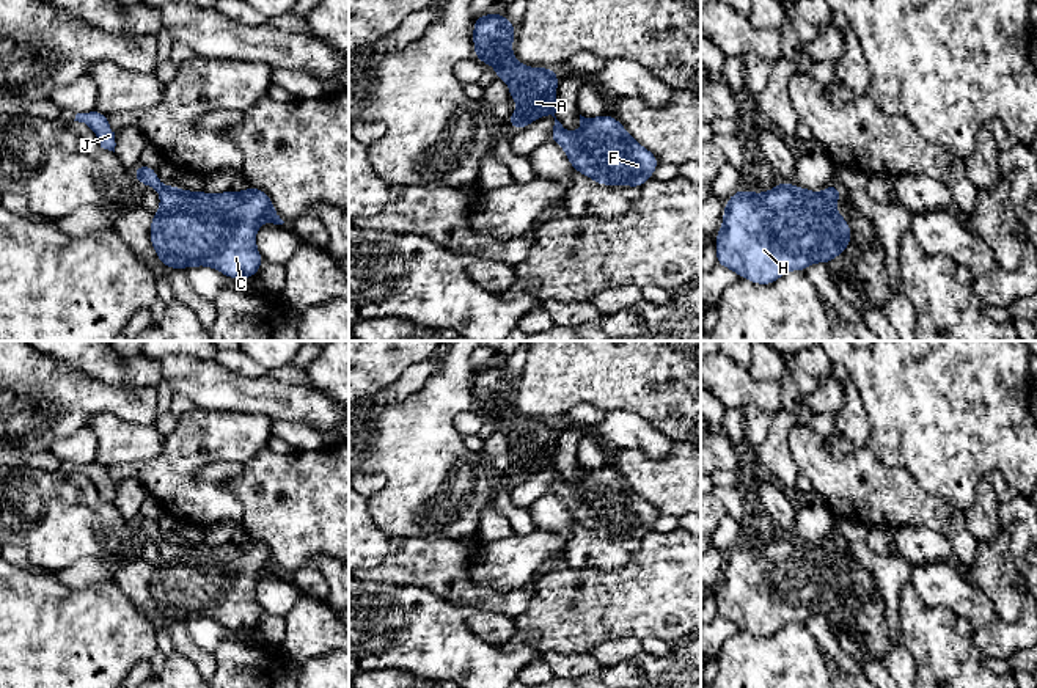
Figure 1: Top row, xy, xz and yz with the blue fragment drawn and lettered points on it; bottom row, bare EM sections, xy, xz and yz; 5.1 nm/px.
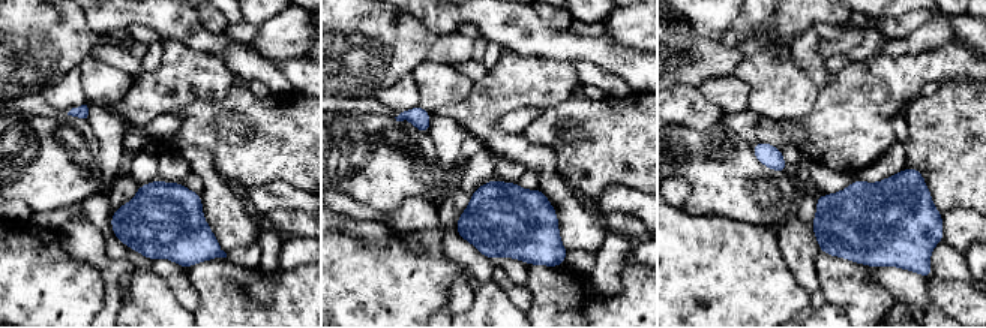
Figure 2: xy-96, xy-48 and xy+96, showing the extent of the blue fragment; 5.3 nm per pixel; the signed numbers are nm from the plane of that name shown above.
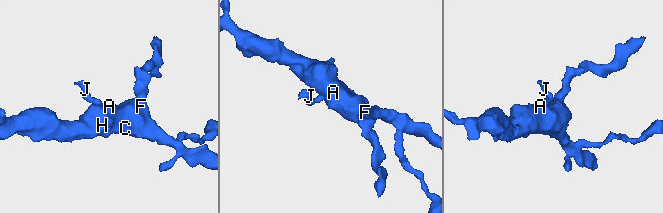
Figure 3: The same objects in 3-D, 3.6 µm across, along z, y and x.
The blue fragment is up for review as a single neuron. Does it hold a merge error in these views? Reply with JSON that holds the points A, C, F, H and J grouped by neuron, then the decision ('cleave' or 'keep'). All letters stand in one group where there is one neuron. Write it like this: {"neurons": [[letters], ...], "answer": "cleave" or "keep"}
{"neurons": [["A", "C", "F", "H", "J"]], "answer": "keep"}

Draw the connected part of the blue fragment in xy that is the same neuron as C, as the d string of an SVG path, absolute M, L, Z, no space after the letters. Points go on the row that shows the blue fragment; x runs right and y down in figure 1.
M138 165L132 173L135 182L152 187L160 195L160 209L152 215L149 239L157 258L167 269L214 267L225 276L255 278L264 258L256 250L256 231L262 221L283 225L272 199L262 190L248 185L245 192L209 195L163 185L156 168Z

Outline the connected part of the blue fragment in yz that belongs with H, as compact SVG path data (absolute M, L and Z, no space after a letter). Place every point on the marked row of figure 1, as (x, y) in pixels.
M782 181L764 193L740 188L724 203L723 223L715 237L716 264L765 286L790 270L806 272L814 262L828 265L853 243L848 221L834 207L841 198L833 181L820 193Z

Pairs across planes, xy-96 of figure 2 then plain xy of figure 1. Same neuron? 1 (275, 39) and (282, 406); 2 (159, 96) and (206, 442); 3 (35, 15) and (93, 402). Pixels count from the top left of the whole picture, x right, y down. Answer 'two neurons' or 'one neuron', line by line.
1: two neurons
2: one neuron
3: one neuron

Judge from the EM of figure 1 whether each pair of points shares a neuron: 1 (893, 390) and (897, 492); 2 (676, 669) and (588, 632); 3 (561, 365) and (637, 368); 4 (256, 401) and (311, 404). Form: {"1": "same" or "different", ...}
{"1": "different", "2": "different", "3": "same", "4": "same"}

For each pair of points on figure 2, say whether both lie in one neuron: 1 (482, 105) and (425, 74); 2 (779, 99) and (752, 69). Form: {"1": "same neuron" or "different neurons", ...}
{"1": "different neurons", "2": "same neuron"}

